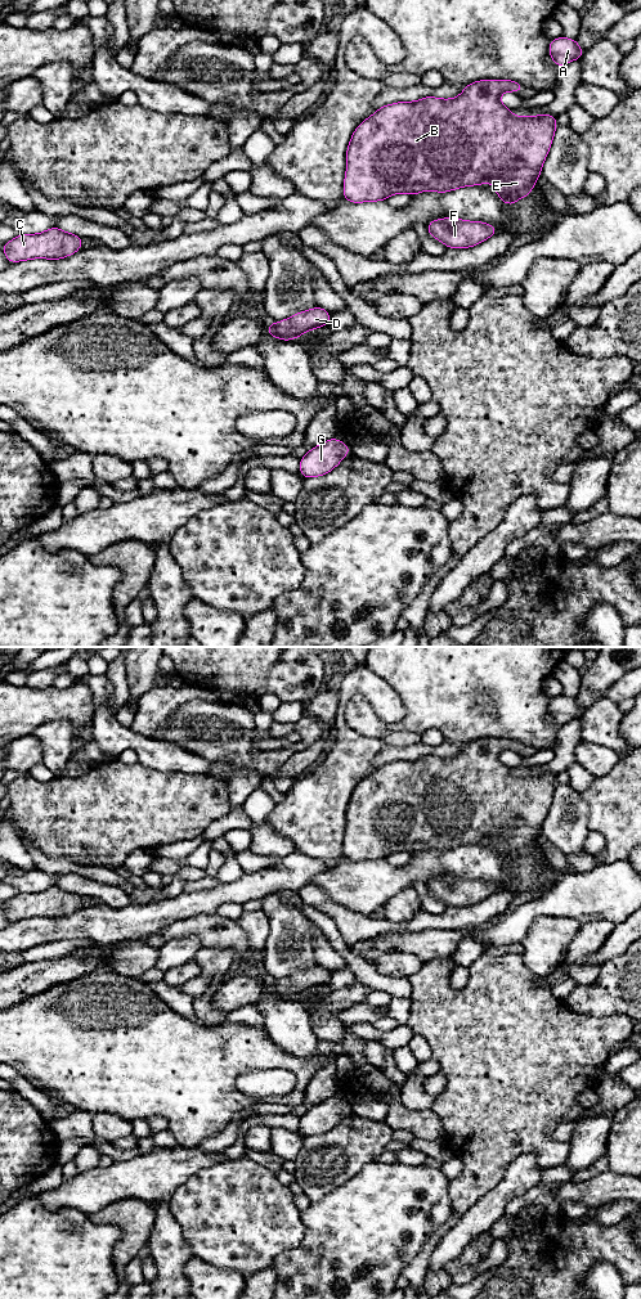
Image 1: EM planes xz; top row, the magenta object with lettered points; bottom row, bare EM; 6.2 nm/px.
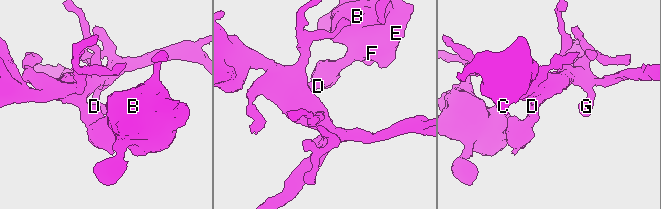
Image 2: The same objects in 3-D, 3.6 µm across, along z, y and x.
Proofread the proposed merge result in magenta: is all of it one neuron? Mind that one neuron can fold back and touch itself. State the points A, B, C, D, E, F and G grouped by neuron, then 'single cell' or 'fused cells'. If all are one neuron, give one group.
A B C D E F G | single cell

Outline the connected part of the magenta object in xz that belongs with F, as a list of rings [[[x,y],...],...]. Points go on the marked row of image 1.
[[[452,217],[432,220],[426,225],[426,229],[447,248],[470,248],[497,233],[496,225]]]

